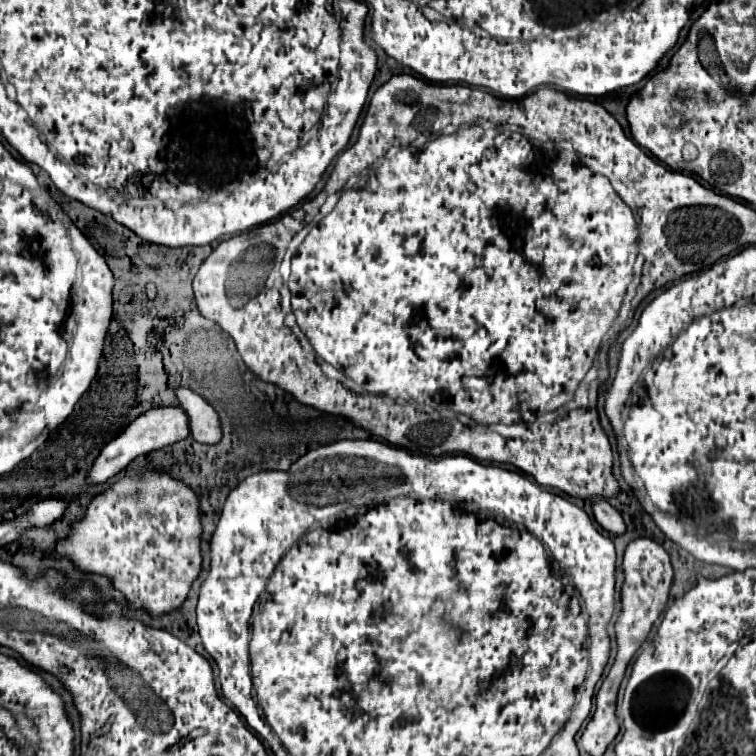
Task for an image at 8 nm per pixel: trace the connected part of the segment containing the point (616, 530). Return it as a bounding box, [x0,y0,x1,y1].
[593,500,625,536]

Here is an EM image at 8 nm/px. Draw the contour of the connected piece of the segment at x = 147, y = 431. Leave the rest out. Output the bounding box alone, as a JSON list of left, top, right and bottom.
[89,406,191,484]

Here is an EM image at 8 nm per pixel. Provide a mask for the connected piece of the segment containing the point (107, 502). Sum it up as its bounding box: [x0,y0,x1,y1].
[51,470,201,618]

